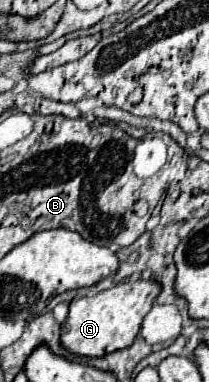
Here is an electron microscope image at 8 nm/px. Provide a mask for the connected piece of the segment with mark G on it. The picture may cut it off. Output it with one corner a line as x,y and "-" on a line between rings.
130,279
128,283
118,283
92,297
74,299
70,303
68,319
60,329
60,345
82,357
104,357
106,353
130,347
158,293
158,283
150,279

